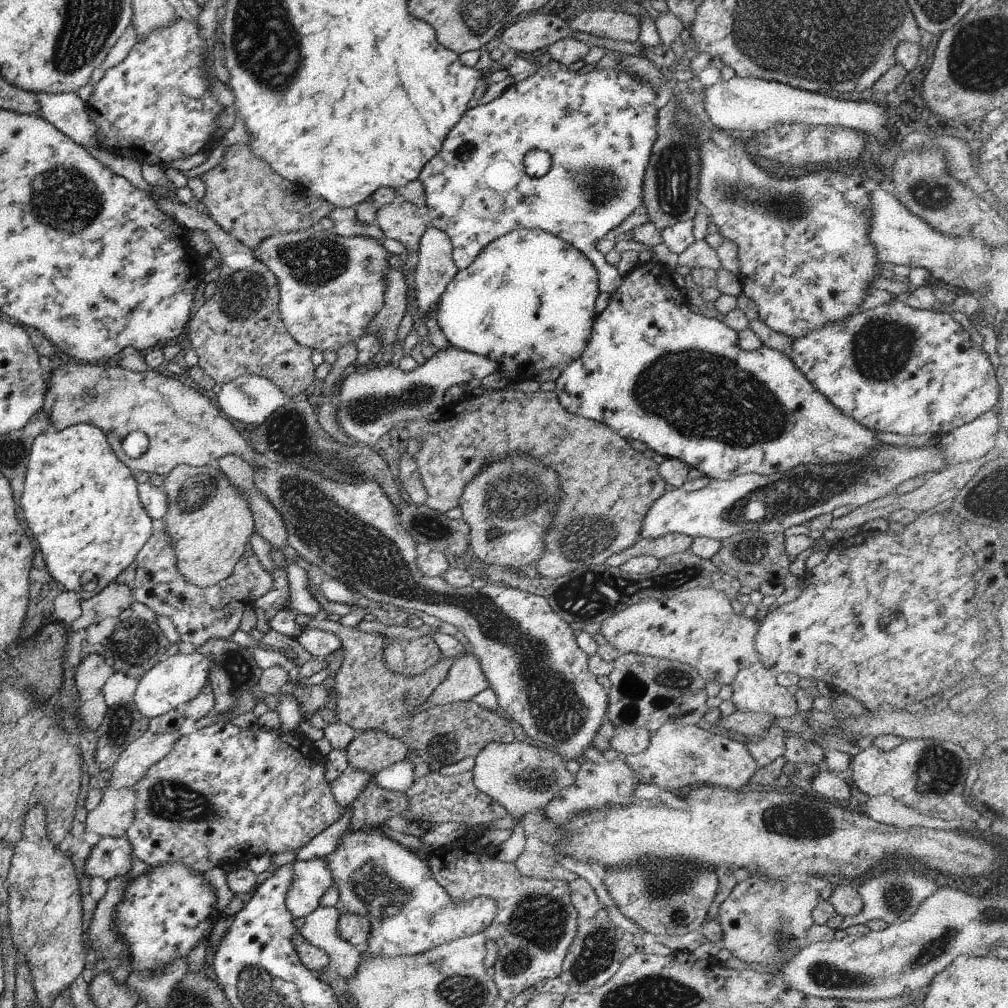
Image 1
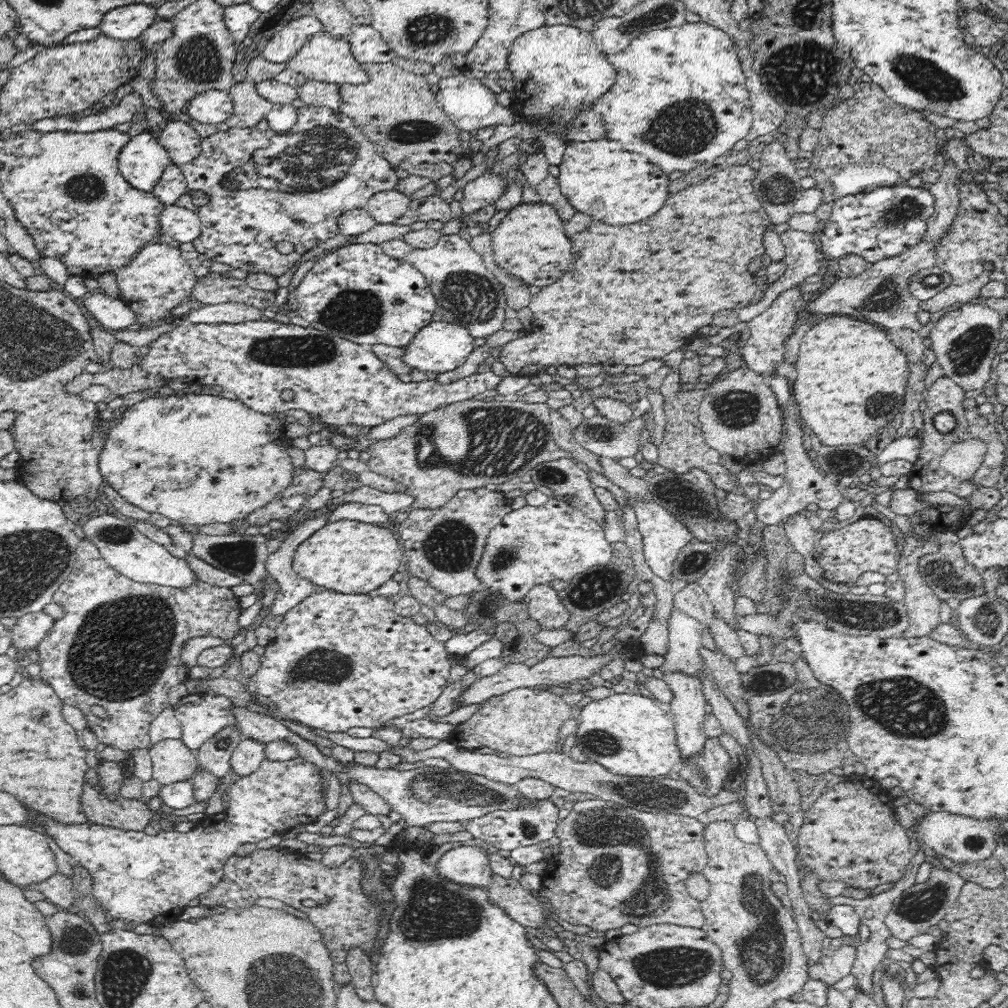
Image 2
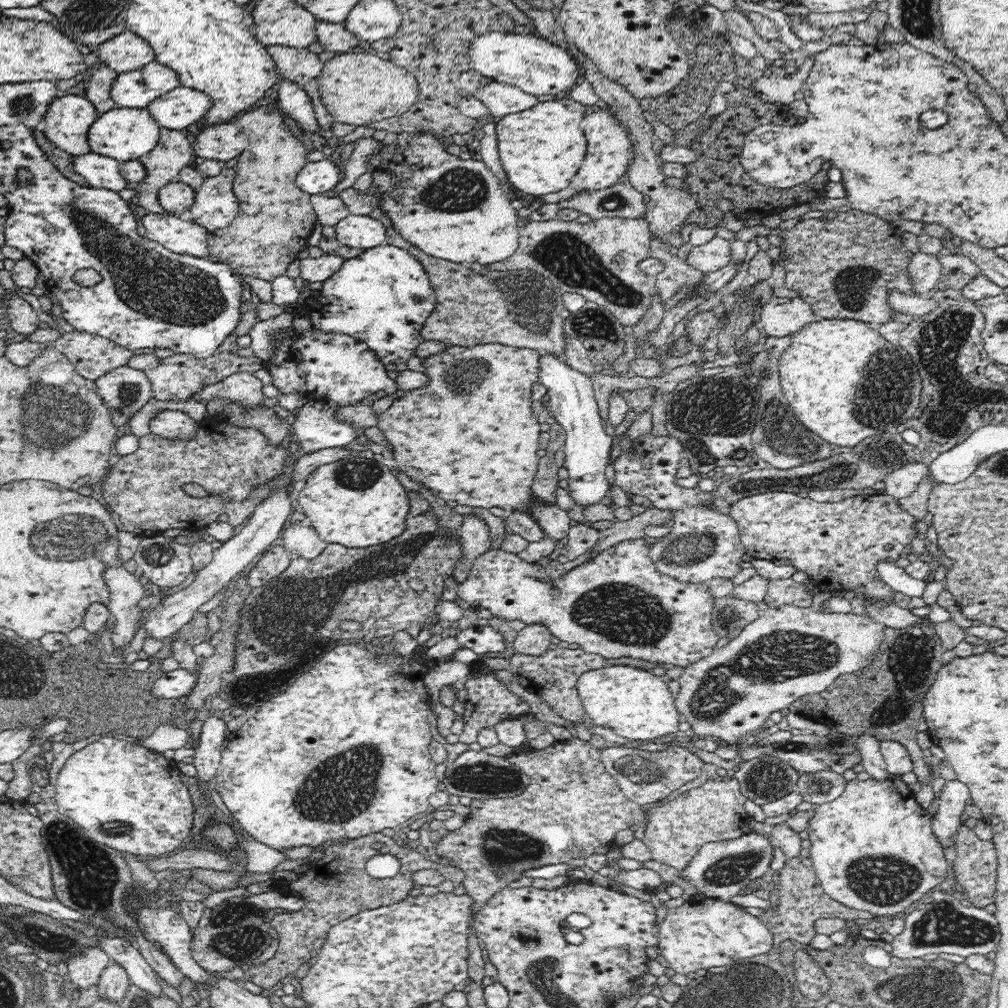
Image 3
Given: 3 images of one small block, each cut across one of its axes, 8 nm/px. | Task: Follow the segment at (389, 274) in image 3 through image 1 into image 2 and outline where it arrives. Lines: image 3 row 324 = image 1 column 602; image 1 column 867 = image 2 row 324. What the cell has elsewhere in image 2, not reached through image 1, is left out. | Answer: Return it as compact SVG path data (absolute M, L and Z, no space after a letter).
M443 321L430 322L414 336L412 342L408 344L404 352L404 362L411 368L420 371L443 373L457 369L474 348L474 337L471 331L457 324Z

